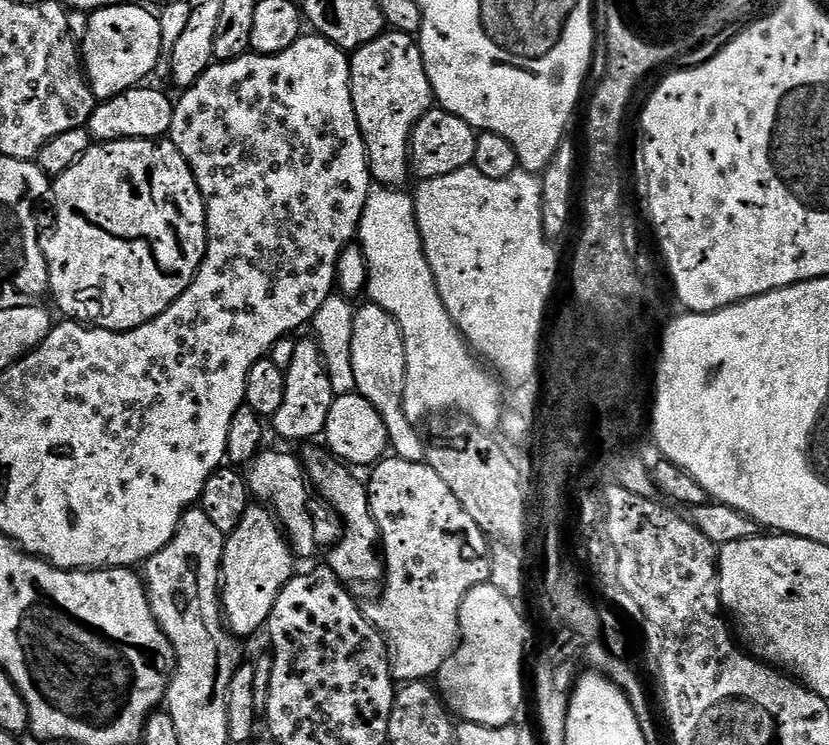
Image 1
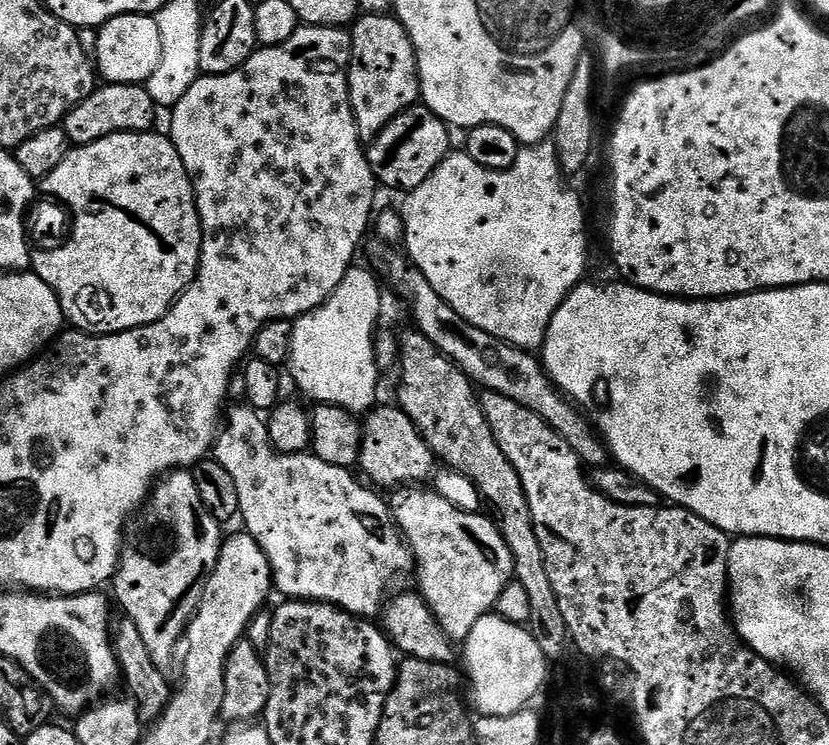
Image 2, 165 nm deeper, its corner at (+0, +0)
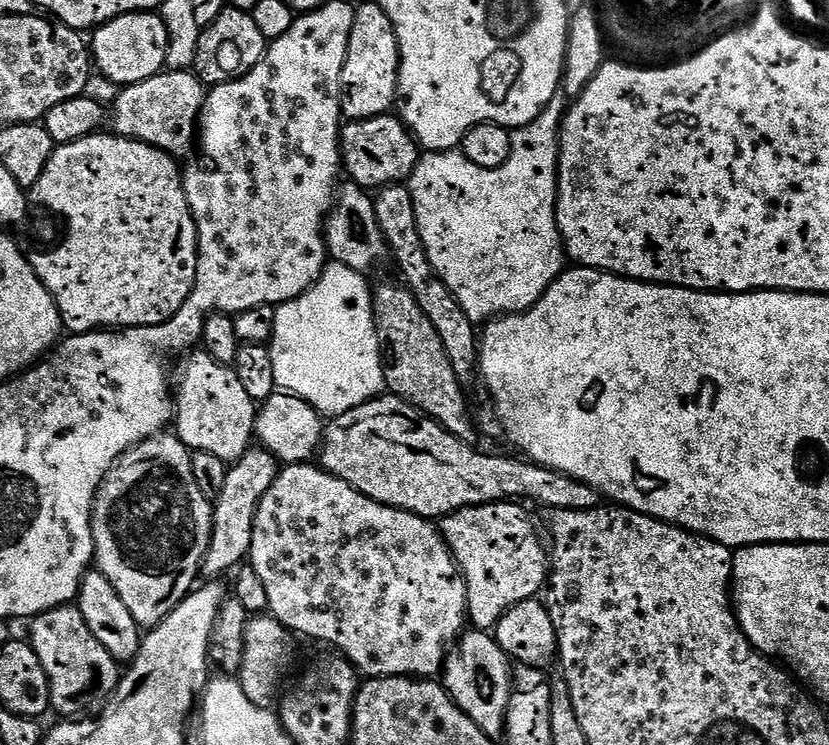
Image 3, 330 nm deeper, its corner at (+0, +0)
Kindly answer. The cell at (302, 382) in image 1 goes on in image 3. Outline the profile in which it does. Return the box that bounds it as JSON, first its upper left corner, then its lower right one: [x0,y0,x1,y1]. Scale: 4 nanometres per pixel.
[202,446,281,578]

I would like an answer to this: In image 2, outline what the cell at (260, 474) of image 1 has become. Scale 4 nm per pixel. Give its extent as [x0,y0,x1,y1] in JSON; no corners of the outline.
[214,406,414,618]

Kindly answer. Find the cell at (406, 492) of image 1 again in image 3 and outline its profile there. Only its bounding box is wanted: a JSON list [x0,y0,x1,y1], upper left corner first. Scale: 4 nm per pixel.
[438,502,550,629]

